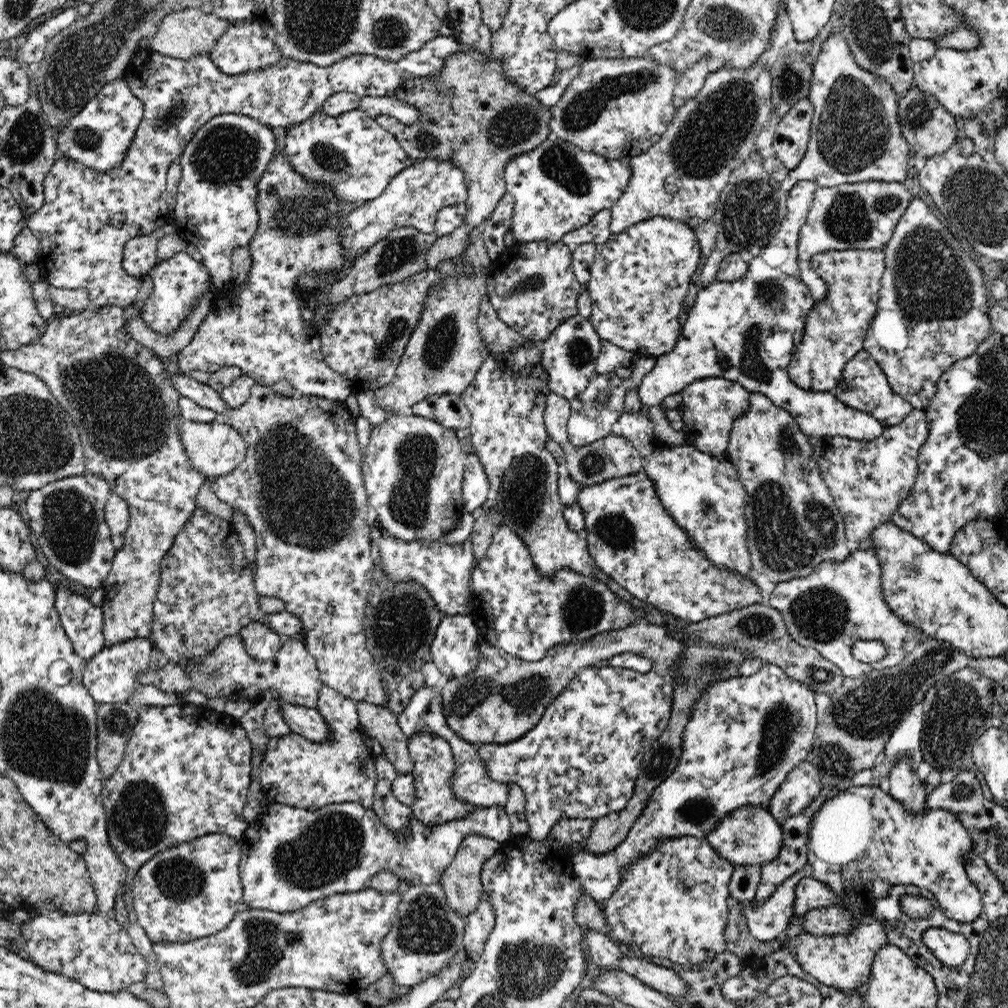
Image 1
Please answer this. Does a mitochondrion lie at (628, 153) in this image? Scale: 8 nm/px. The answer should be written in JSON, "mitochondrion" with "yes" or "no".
{"mitochondrion":"no"}

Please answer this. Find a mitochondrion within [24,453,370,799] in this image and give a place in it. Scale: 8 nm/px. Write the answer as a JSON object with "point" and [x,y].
{"point":[70,518]}

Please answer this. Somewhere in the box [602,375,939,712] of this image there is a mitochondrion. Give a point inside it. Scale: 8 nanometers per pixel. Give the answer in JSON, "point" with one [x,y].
{"point":[786,536]}

